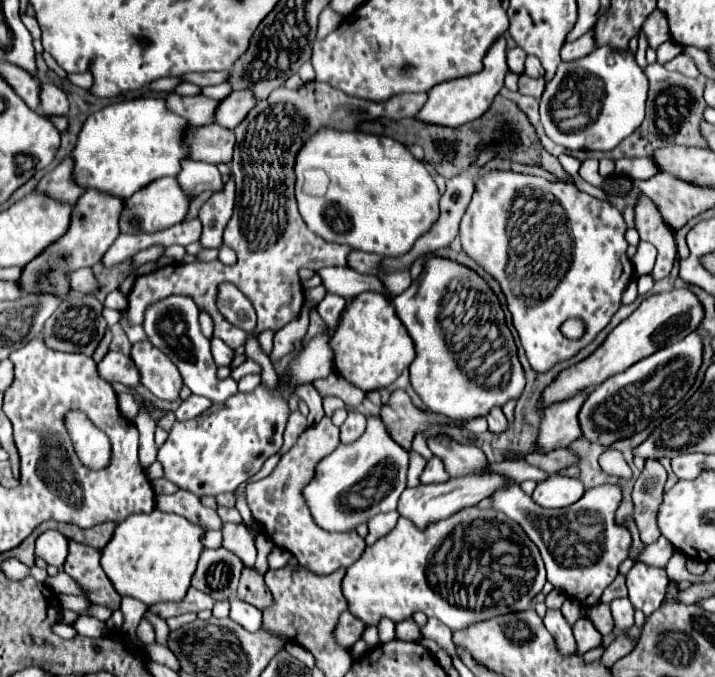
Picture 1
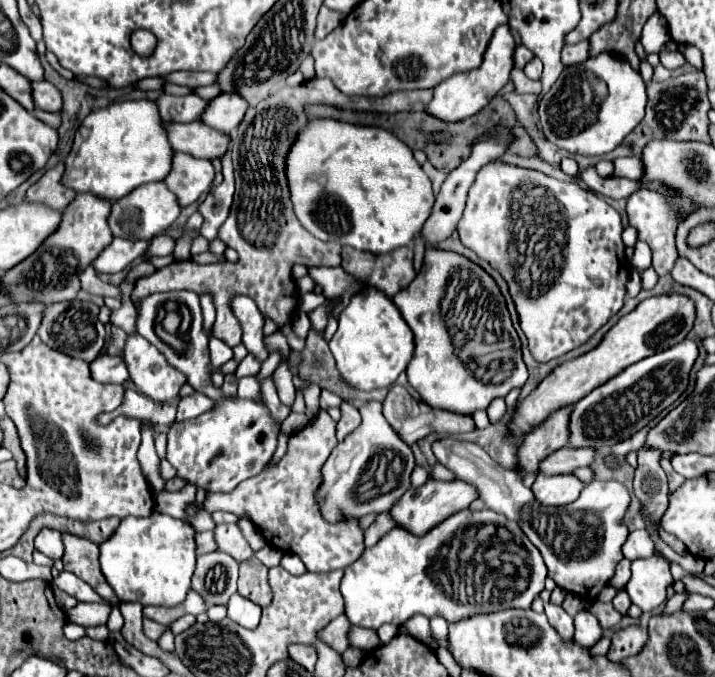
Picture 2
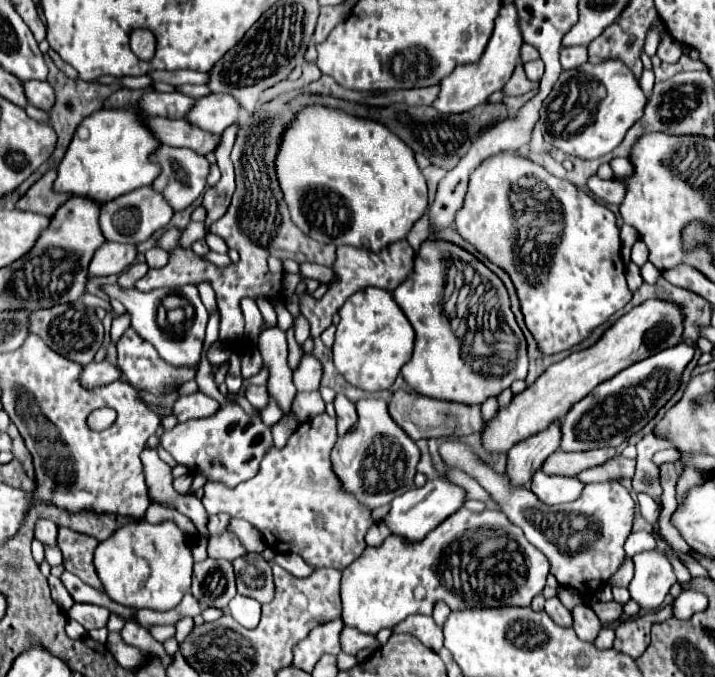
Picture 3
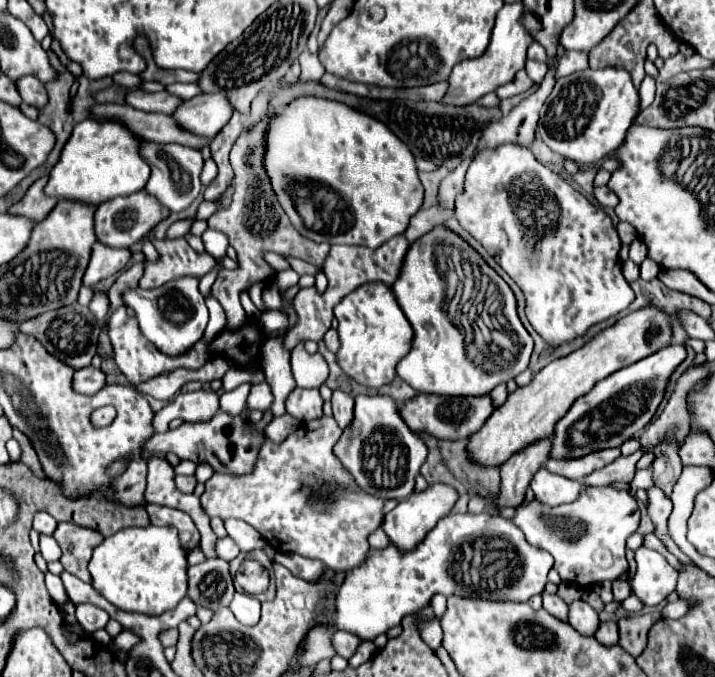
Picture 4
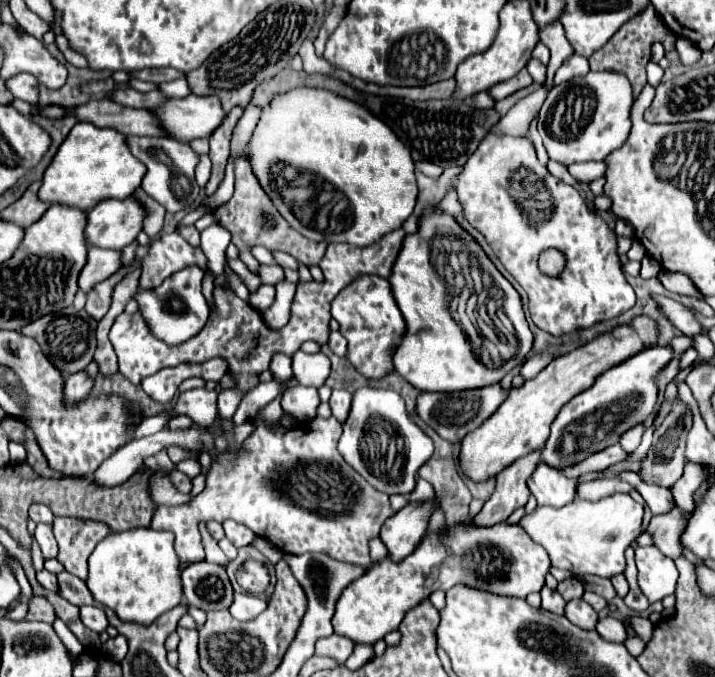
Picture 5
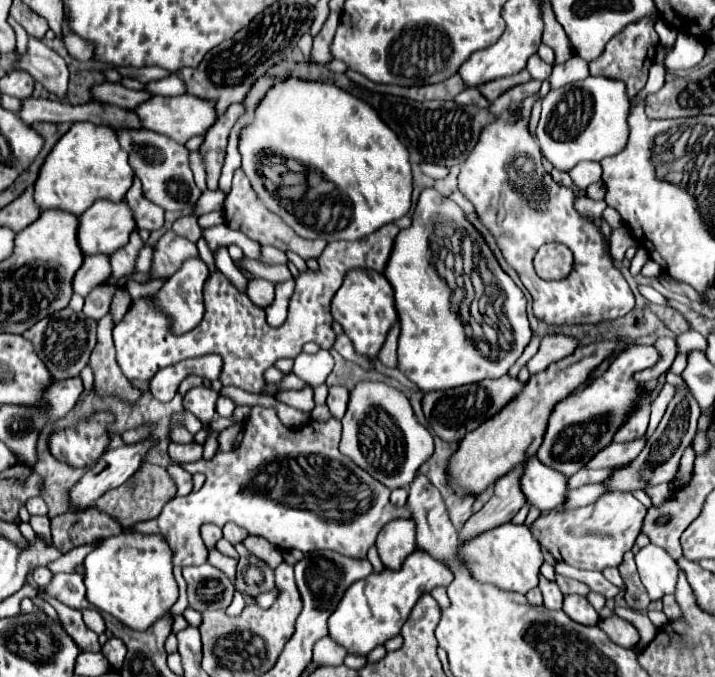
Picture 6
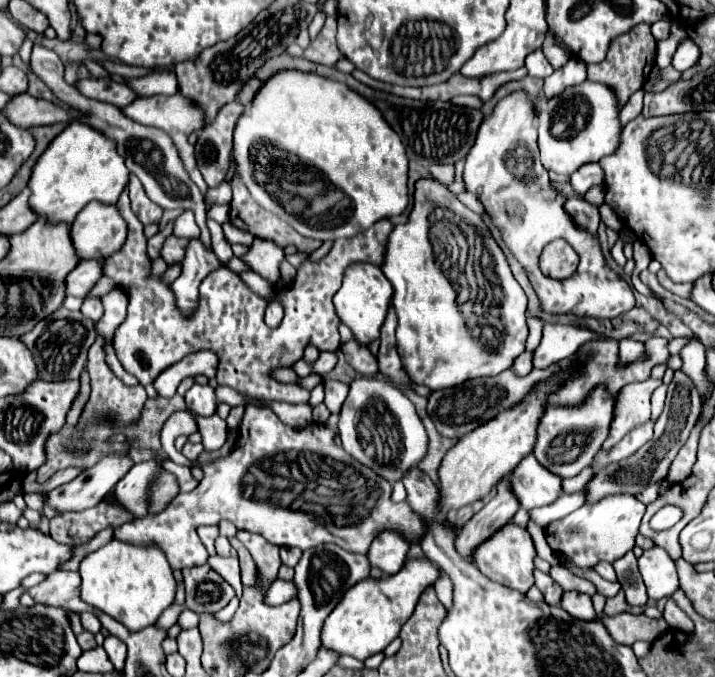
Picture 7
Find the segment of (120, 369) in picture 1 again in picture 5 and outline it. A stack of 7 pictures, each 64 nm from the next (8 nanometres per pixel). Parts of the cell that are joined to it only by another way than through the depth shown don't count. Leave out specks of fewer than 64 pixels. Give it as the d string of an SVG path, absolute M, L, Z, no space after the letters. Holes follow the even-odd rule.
M86 370L68 376L68 378L66 378L66 384L64 384L66 398L68 398L70 402L76 402L76 400L86 398L86 396L92 392L92 388L94 388L94 380L96 380L96 378L88 376Z

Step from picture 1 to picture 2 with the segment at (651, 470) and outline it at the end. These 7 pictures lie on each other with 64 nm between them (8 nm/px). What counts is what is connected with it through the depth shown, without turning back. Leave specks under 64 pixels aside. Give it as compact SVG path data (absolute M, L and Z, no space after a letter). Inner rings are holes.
M638 450L634 496L640 500L640 508L645 508L646 516L652 520L654 528L658 529L660 516L668 506L668 478L660 466L658 450Z

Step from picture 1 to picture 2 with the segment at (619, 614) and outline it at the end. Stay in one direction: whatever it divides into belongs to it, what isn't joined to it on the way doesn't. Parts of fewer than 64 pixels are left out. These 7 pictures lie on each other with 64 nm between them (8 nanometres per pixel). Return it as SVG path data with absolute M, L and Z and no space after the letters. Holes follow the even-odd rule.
M620 590L618 594L616 594L616 598L612 600L612 604L614 604L614 608L622 614L622 616L628 616L628 608L630 608L630 598L628 598L628 594L624 592L624 590Z

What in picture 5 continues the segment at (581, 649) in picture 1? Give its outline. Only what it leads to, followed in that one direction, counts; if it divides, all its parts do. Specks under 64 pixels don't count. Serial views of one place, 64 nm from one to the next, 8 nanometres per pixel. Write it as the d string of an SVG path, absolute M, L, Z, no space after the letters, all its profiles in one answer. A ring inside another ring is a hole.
M576 598L576 600L570 600L566 604L566 618L572 622L572 624L578 624L578 628L586 628L586 630L594 630L596 628L596 622L598 622L598 614L594 612L594 608L584 602L582 598Z

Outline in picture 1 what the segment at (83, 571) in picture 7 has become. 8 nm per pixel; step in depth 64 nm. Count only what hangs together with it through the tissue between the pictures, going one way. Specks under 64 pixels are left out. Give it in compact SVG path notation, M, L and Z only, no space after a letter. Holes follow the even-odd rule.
M154 510L150 514L132 514L116 526L112 540L102 550L102 568L120 596L138 598L148 606L158 602L182 600L186 590L190 588L190 578L196 570L196 562L204 550L202 546L204 534L206 530L200 524L194 524L178 514L170 514L162 510Z

